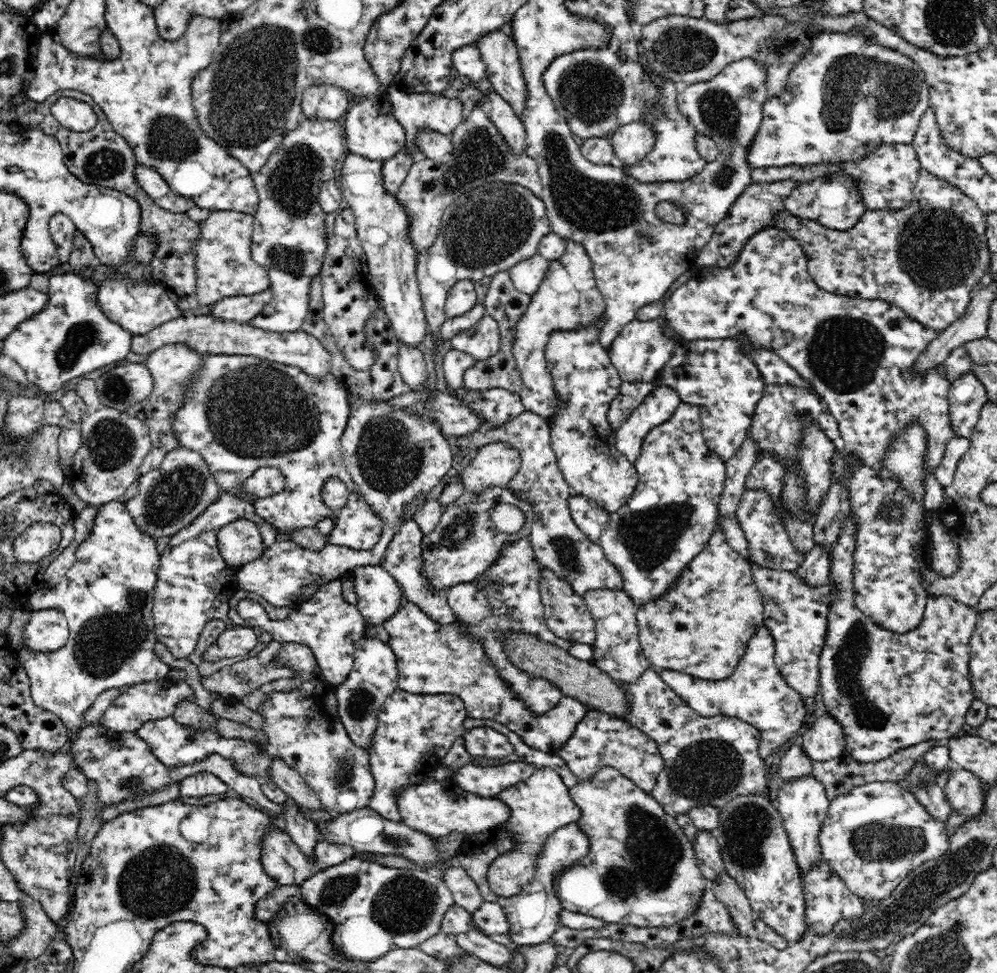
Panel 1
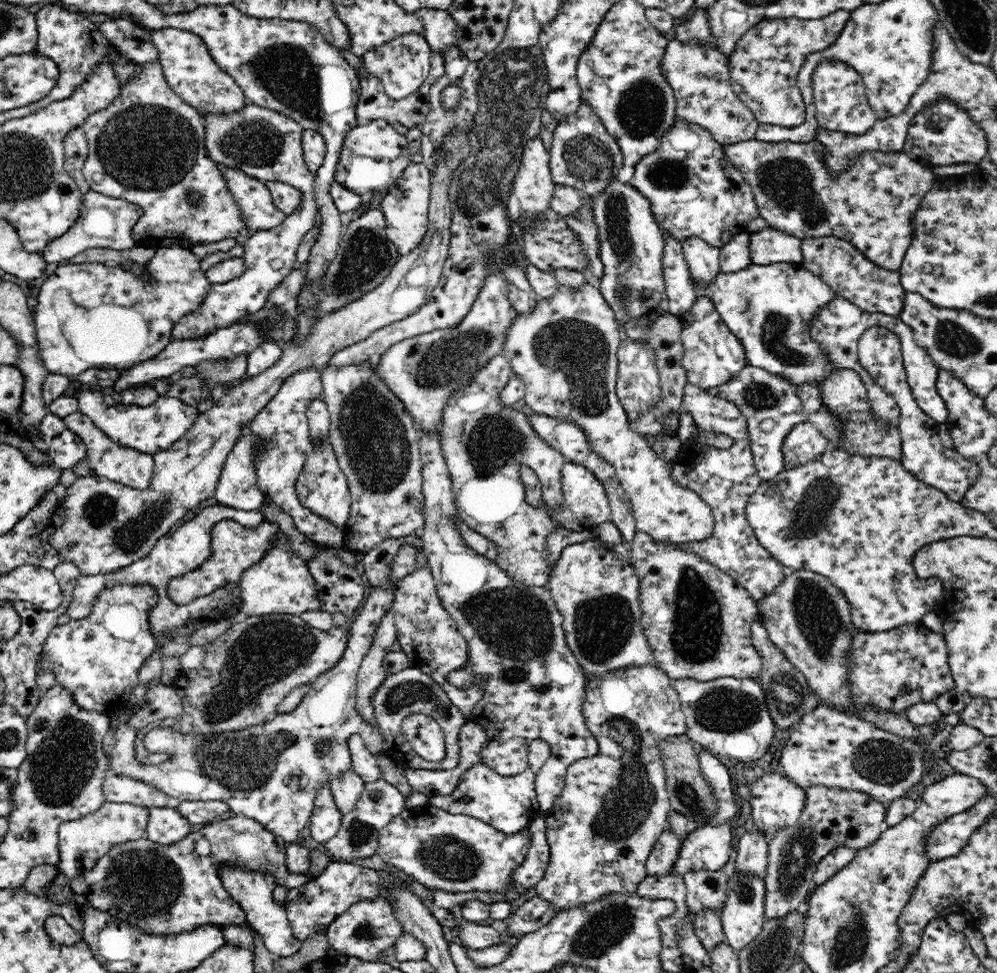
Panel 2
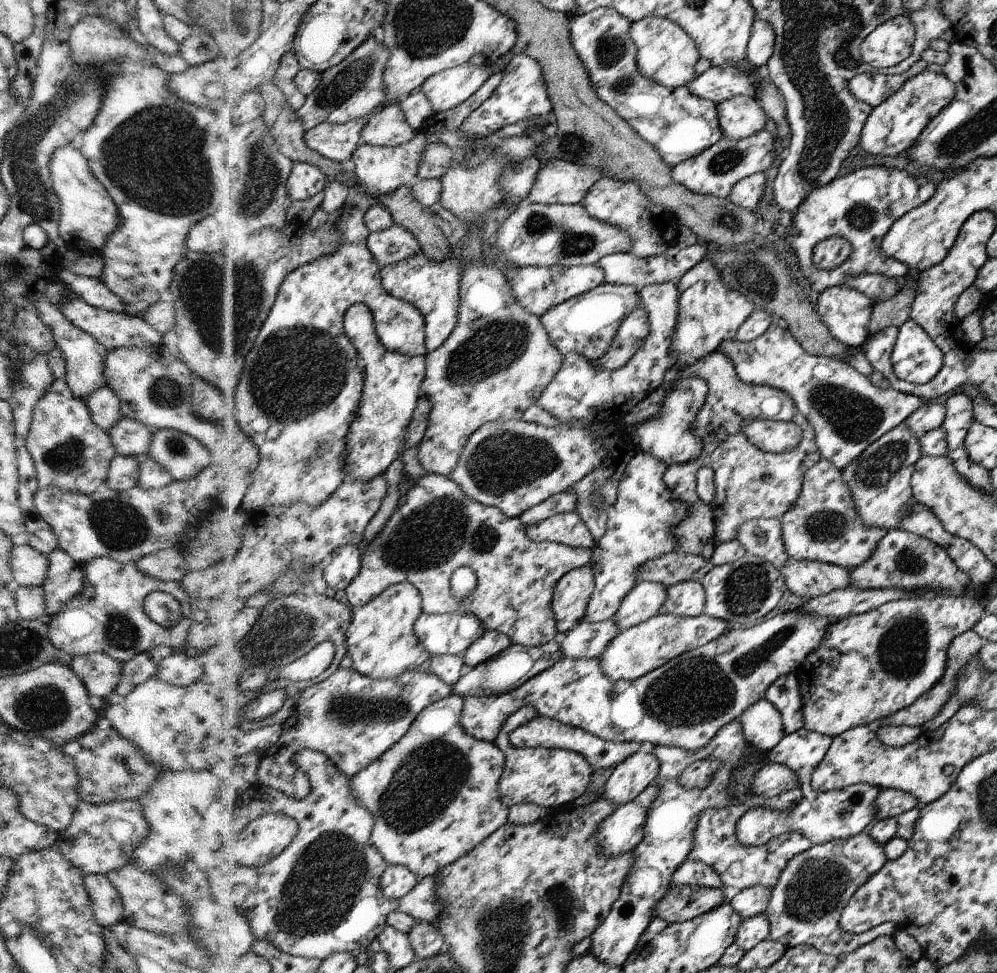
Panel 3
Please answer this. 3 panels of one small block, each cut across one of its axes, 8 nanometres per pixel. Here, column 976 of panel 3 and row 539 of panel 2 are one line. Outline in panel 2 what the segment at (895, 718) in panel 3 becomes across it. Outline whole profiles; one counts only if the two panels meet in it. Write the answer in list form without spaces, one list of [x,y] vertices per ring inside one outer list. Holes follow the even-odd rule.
[[[637,531],[631,545],[632,564],[639,576],[639,603],[643,616],[641,626],[649,642],[655,662],[660,664],[669,678],[699,679],[700,682],[715,678],[758,679],[763,669],[760,652],[751,641],[751,625],[758,616],[758,602],[730,574],[718,570],[707,559],[700,558],[687,548],[666,546],[663,541],[652,538],[648,533]]]

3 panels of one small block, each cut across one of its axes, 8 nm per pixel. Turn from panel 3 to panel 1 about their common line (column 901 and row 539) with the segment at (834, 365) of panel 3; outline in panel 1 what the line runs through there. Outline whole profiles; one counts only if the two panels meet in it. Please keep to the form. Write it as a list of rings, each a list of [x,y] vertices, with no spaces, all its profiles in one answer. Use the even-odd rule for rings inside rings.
[[[413,518],[404,521],[389,542],[379,565],[385,568],[402,586],[403,594],[408,598],[408,602],[418,605],[433,622],[438,622],[441,626],[452,625],[456,623],[456,618],[453,617],[453,611],[449,609],[446,590],[444,588],[433,588],[431,580],[427,578],[426,571],[423,570],[424,537],[419,523]]]

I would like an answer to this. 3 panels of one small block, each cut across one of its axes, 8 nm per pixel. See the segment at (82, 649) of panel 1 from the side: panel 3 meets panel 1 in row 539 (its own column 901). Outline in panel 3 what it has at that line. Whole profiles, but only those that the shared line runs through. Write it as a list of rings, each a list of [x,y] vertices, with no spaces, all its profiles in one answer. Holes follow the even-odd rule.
[[[924,70],[908,78],[892,96],[879,104],[870,113],[862,128],[859,149],[867,154],[878,156],[903,156],[914,151],[920,142],[920,136],[940,114],[943,108],[950,106],[955,99],[955,84],[943,74]]]

